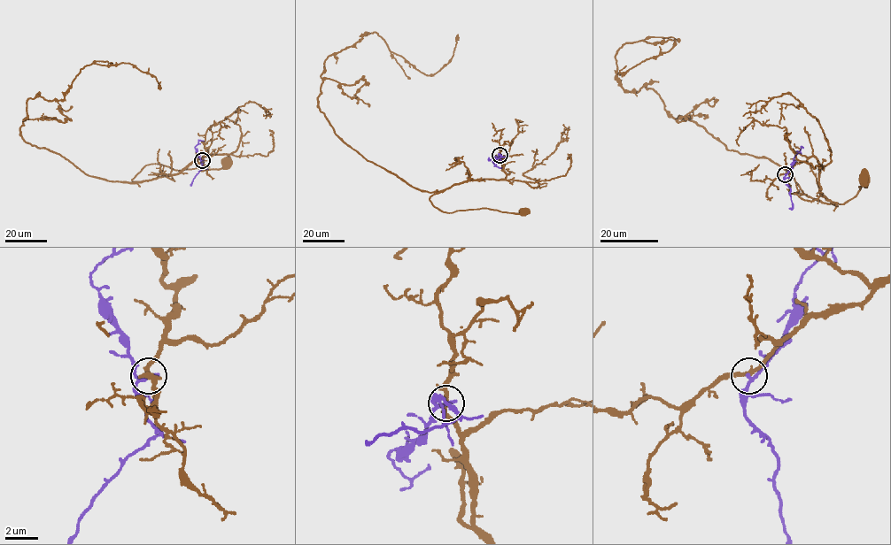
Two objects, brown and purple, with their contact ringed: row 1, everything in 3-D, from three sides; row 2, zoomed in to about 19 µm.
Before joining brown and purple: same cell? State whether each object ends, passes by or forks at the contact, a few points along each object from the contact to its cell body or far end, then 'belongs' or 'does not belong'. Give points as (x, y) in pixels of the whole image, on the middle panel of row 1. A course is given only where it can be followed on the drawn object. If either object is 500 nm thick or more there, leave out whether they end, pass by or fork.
brown forks | purple passes by | brown via (500, 155), (505, 179), (466, 180), (434, 194), (430, 200), (435, 207), (447, 212), (483, 208), (523, 211) | purple via (500, 155), (497, 158), (488, 157) | does not belong

